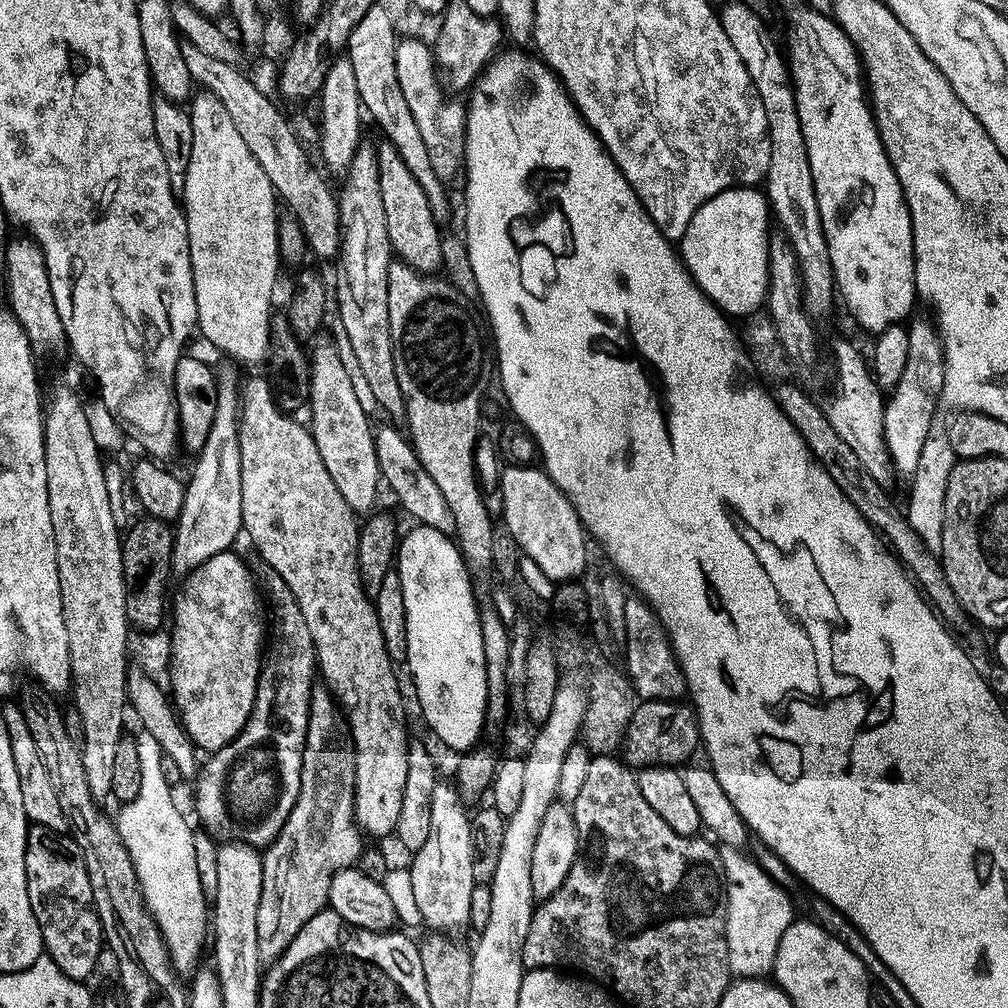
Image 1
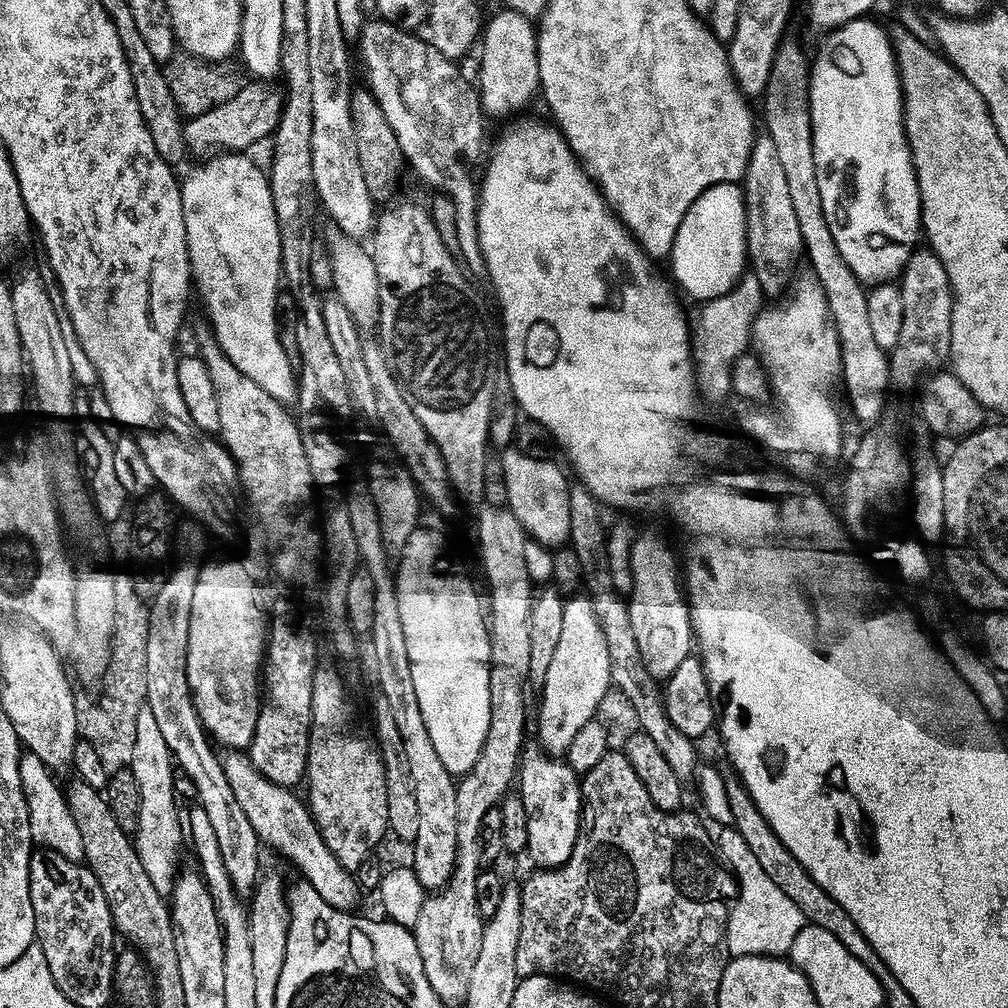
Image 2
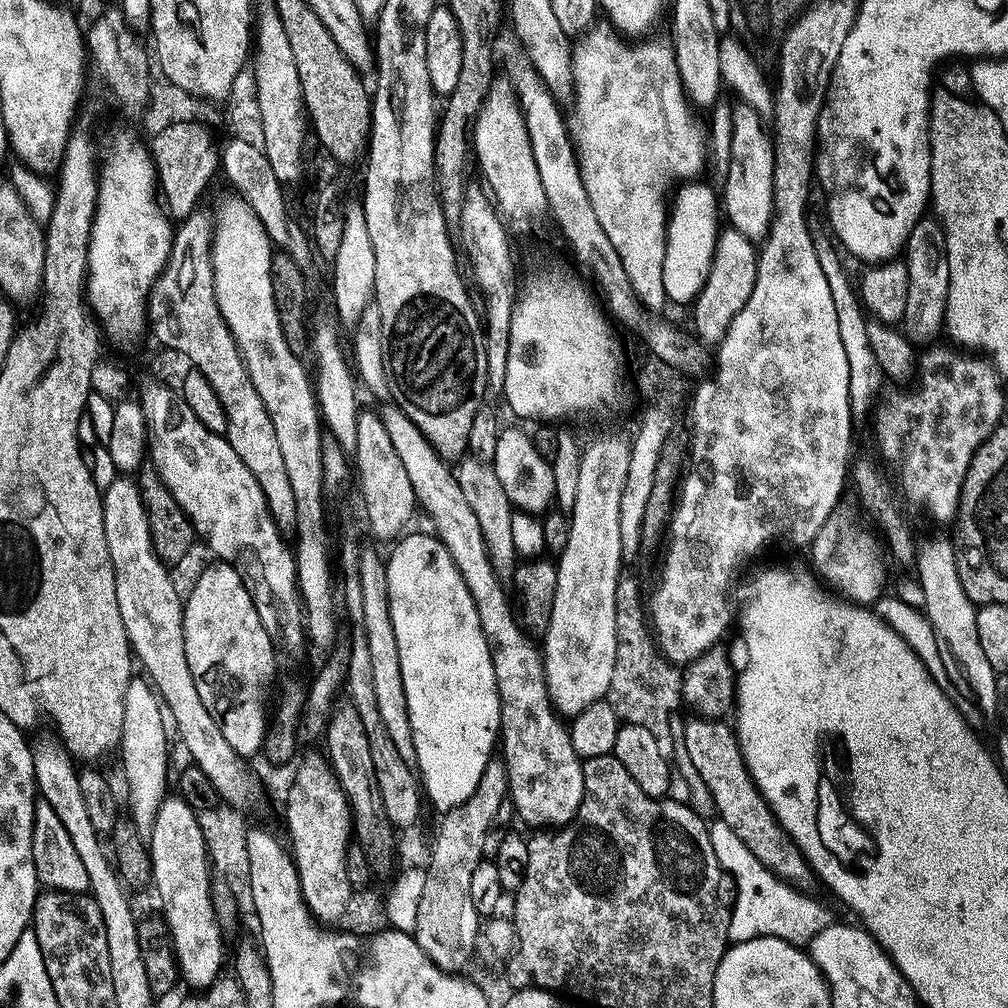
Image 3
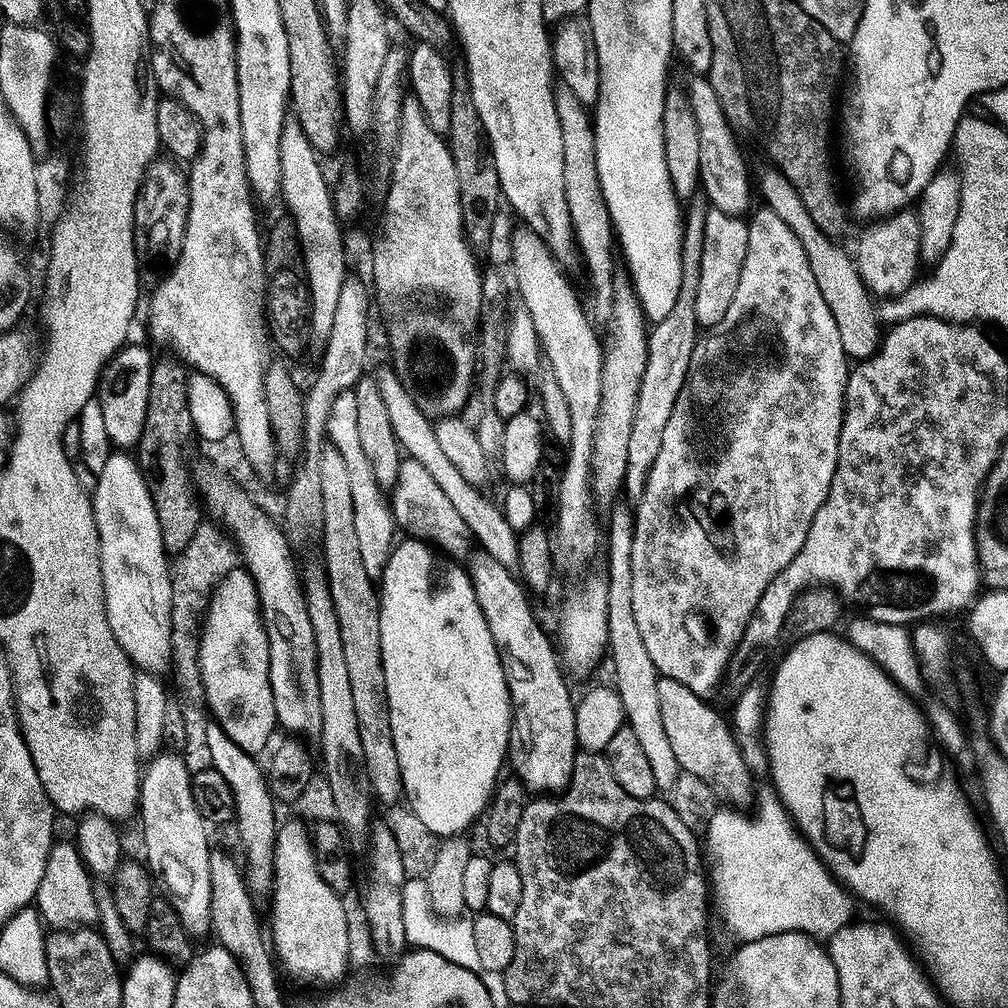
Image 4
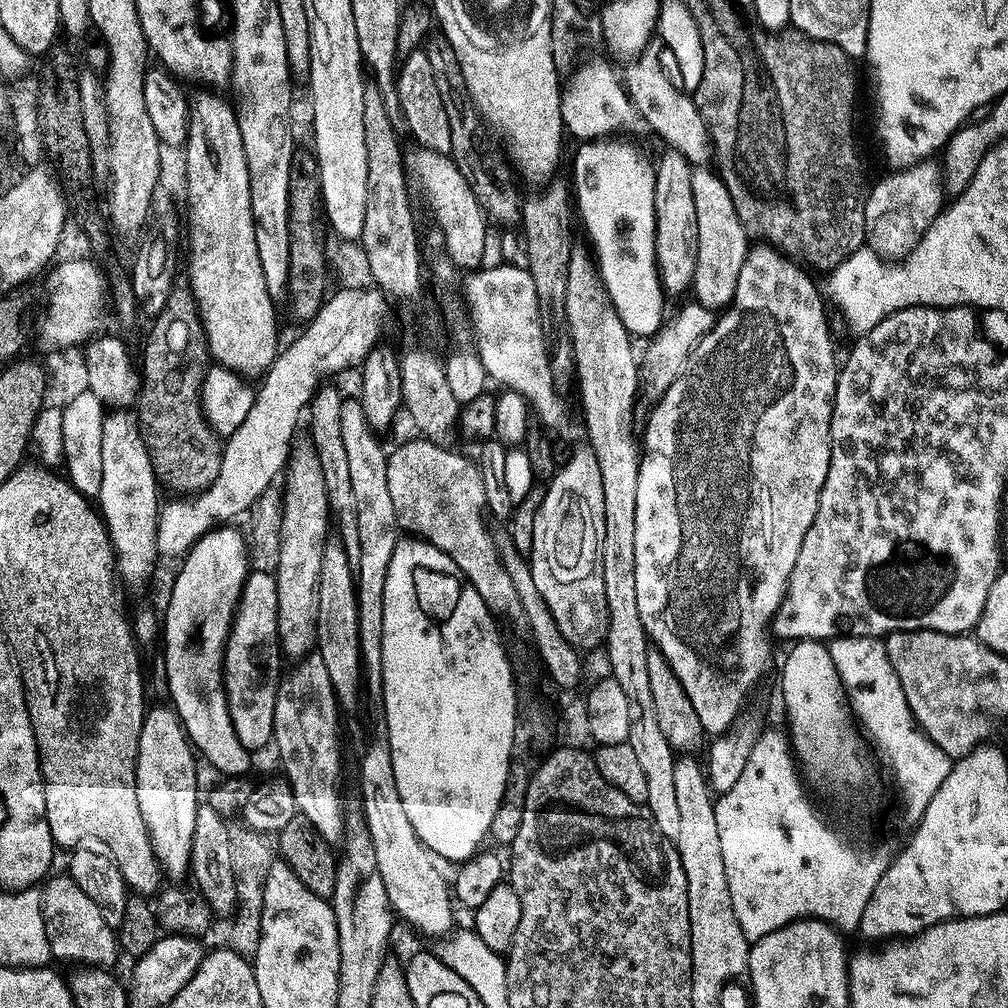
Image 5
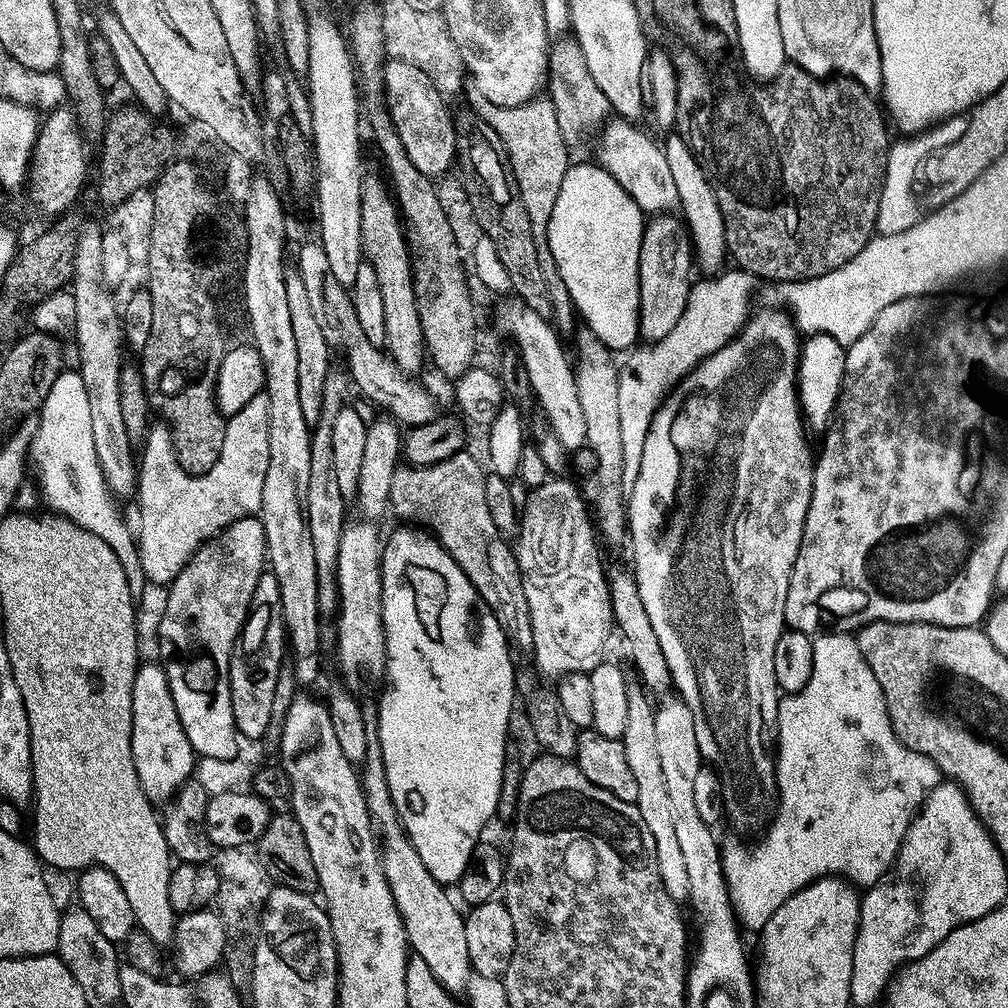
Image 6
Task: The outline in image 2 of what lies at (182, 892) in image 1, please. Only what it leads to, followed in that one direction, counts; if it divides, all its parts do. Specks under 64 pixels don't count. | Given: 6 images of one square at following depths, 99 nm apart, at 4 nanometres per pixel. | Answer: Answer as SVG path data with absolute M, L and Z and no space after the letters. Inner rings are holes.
M147 704L138 712L136 719L136 739L129 768L140 788L139 820L134 833L136 852L143 868L150 875L154 888L161 894L166 894L175 883L176 848L180 844L182 822L181 819L180 822L178 820L174 800L174 761L166 740L159 731L158 722Z

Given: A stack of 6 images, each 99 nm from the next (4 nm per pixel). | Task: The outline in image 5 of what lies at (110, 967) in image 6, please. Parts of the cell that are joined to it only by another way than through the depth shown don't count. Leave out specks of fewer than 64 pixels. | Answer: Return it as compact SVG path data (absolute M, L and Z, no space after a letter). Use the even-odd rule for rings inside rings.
M70 878L63 879L49 879L42 888L46 938L50 942L53 957L57 961L81 960L84 966L112 966L108 964L114 963L118 957L117 933L106 922L106 918L102 918L98 906L94 906L94 902L82 894L77 884Z

